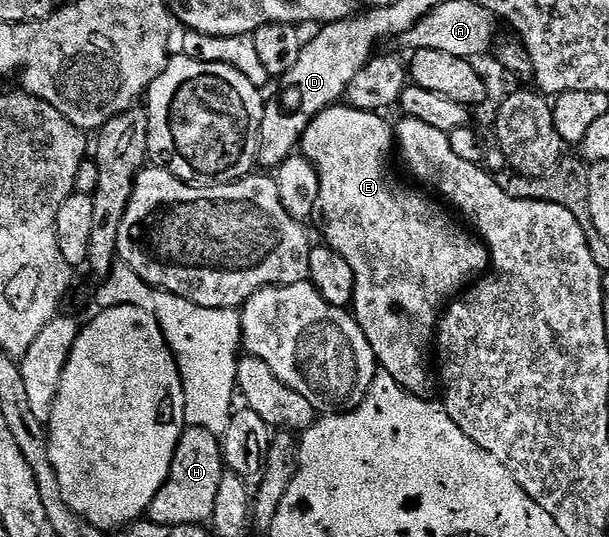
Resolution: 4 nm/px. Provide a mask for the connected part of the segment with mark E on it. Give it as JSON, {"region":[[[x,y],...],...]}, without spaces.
{"region":[[[332,106],[327,108],[324,112],[318,112],[318,114],[311,119],[311,125],[304,130],[303,139],[301,141],[301,152],[319,174],[317,208],[320,213],[323,211],[323,220],[327,223],[328,234],[331,236],[347,236],[345,259],[355,275],[355,299],[353,301],[353,315],[355,320],[361,326],[361,330],[373,350],[376,361],[381,365],[382,371],[389,373],[406,392],[411,392],[414,396],[426,397],[428,395],[426,356],[427,351],[429,351],[430,348],[432,351],[433,348],[433,329],[438,325],[441,319],[441,313],[444,311],[448,301],[464,286],[470,285],[472,281],[488,267],[489,256],[486,244],[479,239],[478,235],[468,231],[466,227],[463,227],[464,229],[458,228],[458,226],[455,225],[456,217],[452,215],[442,203],[439,203],[440,205],[430,204],[417,189],[406,188],[405,185],[398,184],[398,182],[395,181],[395,176],[391,173],[390,166],[387,165],[387,151],[389,151],[390,148],[392,151],[393,148],[393,128],[390,123],[387,125],[386,122],[382,120],[383,118],[380,113],[363,112],[360,108],[350,106]]]}

